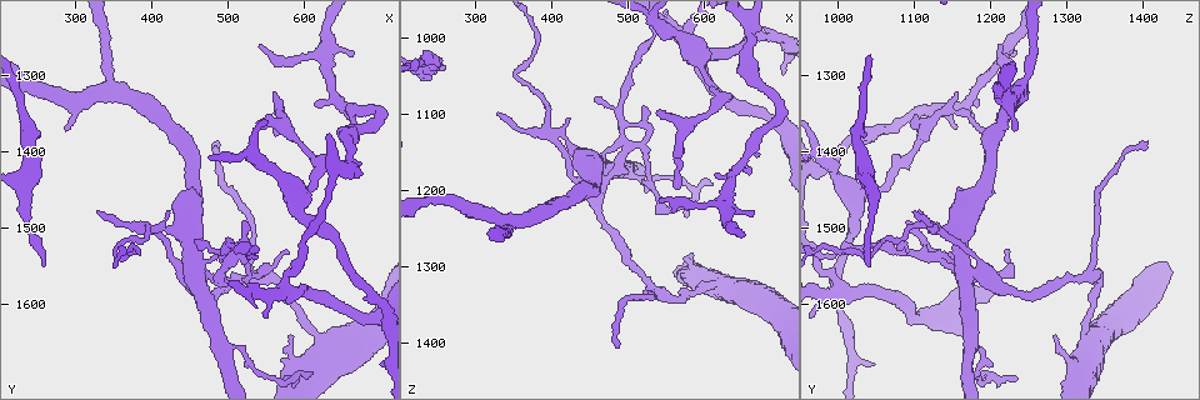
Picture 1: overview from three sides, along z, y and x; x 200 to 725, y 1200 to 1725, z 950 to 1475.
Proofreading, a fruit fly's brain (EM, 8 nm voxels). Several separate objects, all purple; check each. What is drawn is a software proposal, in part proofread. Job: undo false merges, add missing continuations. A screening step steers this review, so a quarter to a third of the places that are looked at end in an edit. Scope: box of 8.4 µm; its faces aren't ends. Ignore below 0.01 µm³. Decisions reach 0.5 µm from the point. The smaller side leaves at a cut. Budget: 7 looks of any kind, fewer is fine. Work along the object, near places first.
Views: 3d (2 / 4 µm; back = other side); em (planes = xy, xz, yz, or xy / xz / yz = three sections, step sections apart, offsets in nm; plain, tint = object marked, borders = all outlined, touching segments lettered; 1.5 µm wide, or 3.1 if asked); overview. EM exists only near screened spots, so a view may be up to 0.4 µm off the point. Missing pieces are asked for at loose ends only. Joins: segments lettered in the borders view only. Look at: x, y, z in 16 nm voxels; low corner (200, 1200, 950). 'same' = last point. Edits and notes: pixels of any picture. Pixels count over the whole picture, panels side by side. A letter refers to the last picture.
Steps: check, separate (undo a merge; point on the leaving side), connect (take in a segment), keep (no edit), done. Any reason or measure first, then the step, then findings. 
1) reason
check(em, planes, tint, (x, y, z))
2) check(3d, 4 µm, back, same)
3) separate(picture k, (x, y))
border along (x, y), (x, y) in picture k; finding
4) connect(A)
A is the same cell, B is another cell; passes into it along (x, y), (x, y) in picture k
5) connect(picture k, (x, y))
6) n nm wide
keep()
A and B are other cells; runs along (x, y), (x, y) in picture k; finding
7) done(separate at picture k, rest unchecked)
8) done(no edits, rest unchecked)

abrupt turn
check(3d, 4 µm, (575, 1575, 1005))

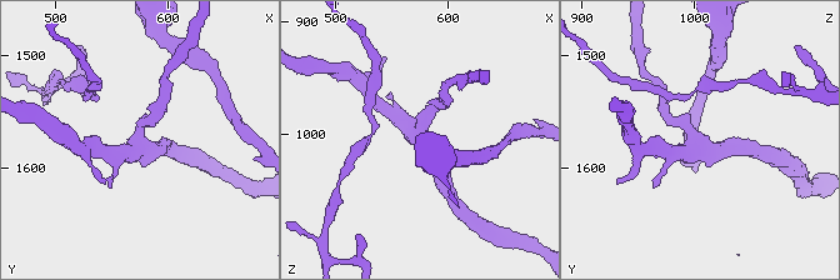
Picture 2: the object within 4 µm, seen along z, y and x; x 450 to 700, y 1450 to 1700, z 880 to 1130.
check(em, planes, borders, (572, 1576, 1004))

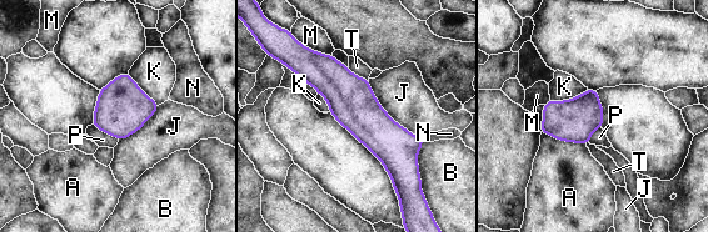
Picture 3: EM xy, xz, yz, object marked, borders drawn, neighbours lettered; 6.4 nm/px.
keep()
A, B, J, K, M, N, P and T are other cells; border along (587, 87), (573, 97), (551, 100) in picture 3; one cell here

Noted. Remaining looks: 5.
branch stops here
check(em, planes, borders, (565, 1380, 1195))

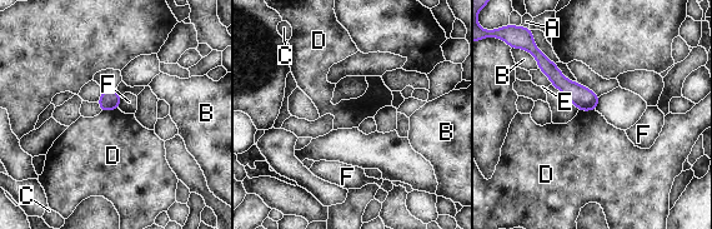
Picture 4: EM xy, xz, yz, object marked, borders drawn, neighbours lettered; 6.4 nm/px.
E touches over 140 nm
keep()
A, B, C, D, E and F are other cells; border along (118, 108), (110, 111), (101, 111) in picture 4; none of them fits

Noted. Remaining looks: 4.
four arms meet
check(3d, 2 µm, (495, 1545, 1140))

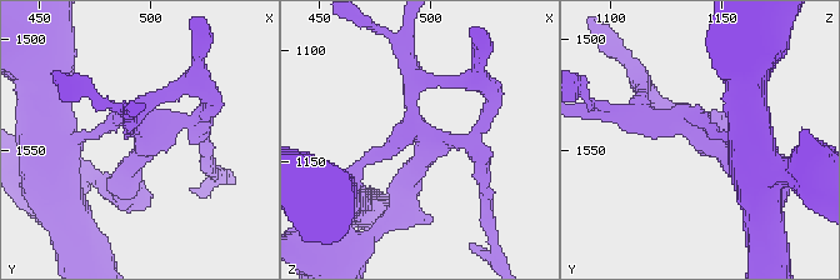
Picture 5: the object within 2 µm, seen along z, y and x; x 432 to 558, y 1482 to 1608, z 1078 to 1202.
4 arms; shape alone is not enough
check(em, planes, plain, (498, 1543, 1141))

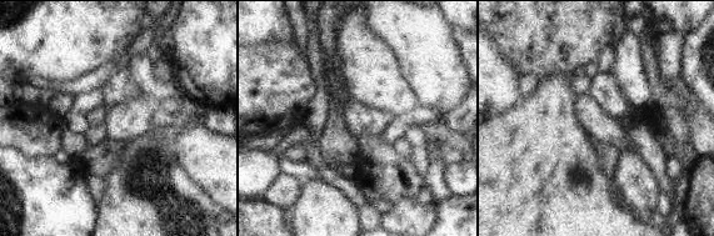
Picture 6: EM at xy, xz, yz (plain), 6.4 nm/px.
what lies round it
check(em, planes, borders, same)

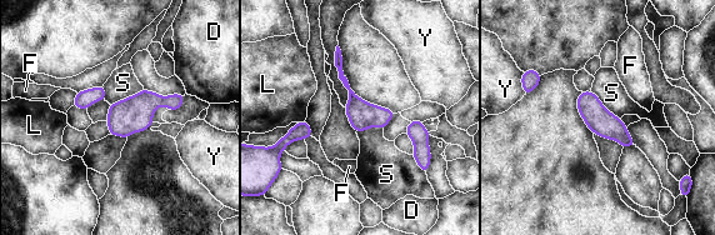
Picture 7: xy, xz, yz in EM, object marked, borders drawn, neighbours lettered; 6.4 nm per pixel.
S touches over 240 nm
separate(picture 7, (174, 101))
D, F, L, S and Y are other cells; border along (163, 98), (160, 104) in picture 7; two cells meet here

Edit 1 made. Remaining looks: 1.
done(separate at picture 7, rest unchecked)

